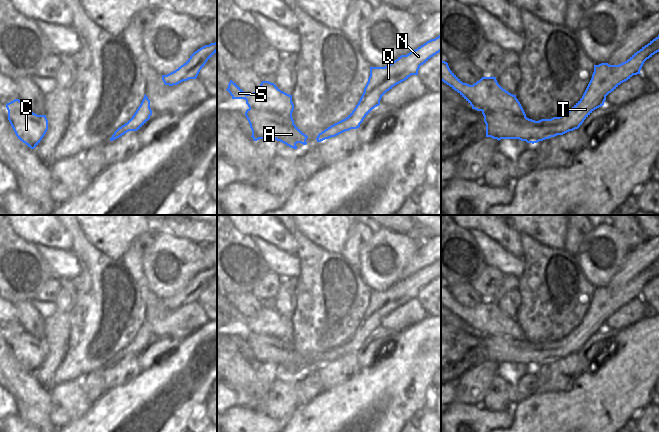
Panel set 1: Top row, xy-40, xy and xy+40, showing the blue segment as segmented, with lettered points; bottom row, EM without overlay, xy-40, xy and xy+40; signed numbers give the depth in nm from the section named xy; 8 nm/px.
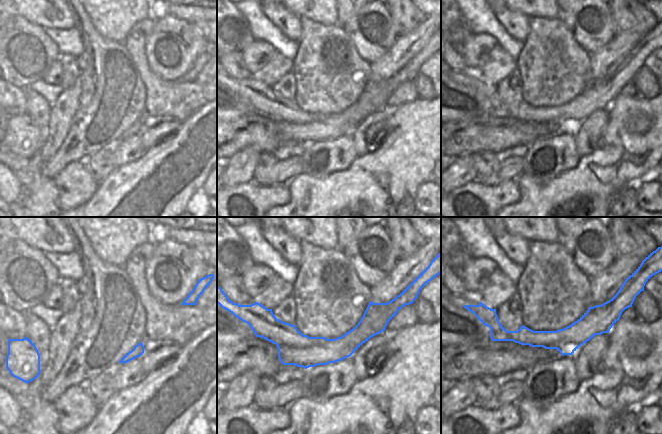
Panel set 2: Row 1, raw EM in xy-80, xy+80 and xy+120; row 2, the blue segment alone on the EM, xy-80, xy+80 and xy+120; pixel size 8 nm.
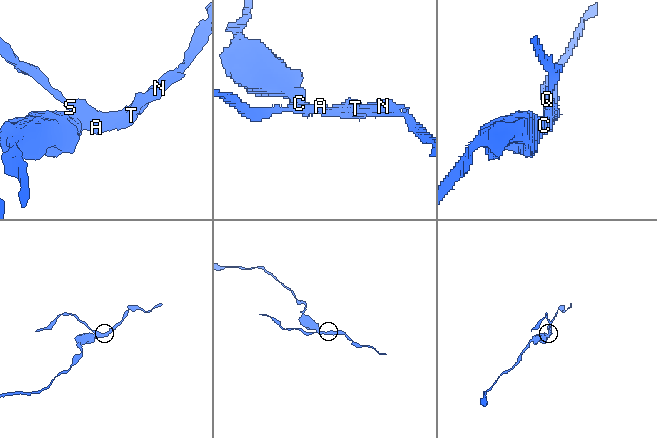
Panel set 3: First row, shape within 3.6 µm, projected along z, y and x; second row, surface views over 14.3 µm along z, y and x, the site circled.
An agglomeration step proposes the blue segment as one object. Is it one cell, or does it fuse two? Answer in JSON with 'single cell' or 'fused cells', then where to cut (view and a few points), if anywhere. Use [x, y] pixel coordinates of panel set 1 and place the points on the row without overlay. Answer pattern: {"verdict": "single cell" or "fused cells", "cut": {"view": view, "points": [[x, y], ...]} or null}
{"verdict": "fused cells", "cut": {"view": "xy+40", "points": [[482, 334], [510, 336], [517, 340], [525, 341]]}}

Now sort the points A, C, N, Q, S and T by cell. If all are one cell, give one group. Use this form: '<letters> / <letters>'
A C / N Q S T

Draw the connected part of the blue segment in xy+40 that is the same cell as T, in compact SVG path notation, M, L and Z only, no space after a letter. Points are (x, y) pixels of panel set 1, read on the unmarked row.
M659 259L619 289L594 289L592 302L582 322L566 337L551 343L532 344L524 350L527 367L537 367L578 353L597 332L604 329L606 320L633 299L641 298L644 286L659 276Z

